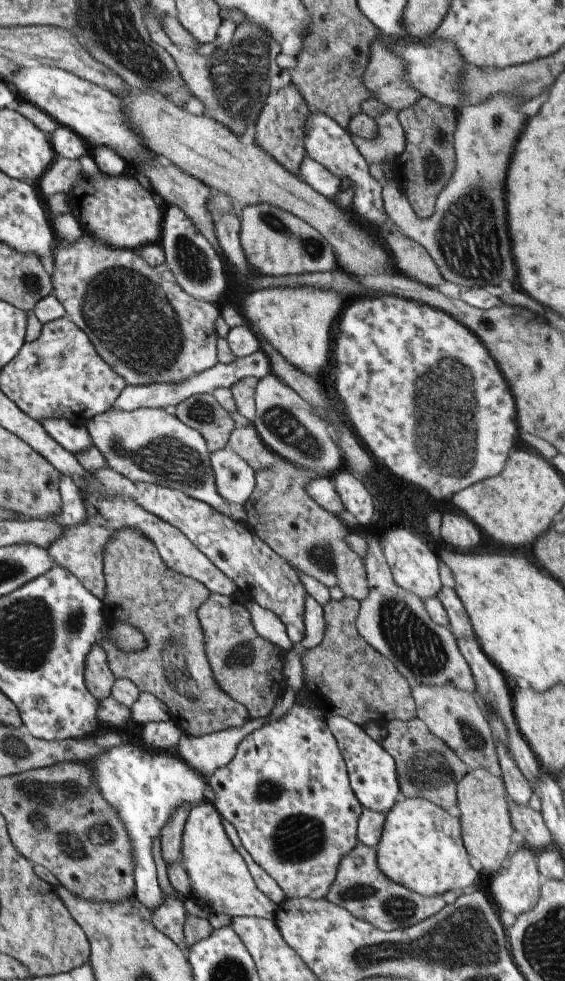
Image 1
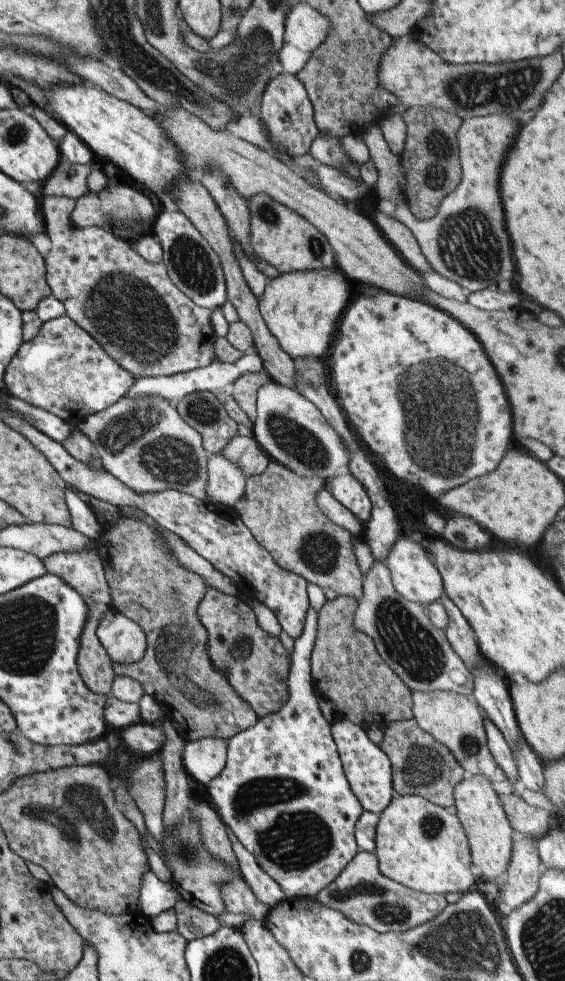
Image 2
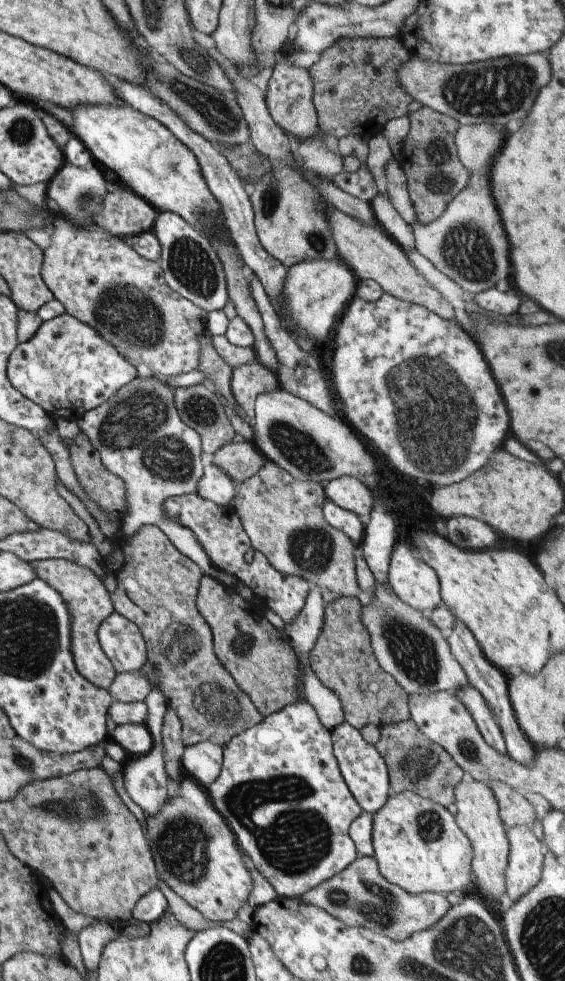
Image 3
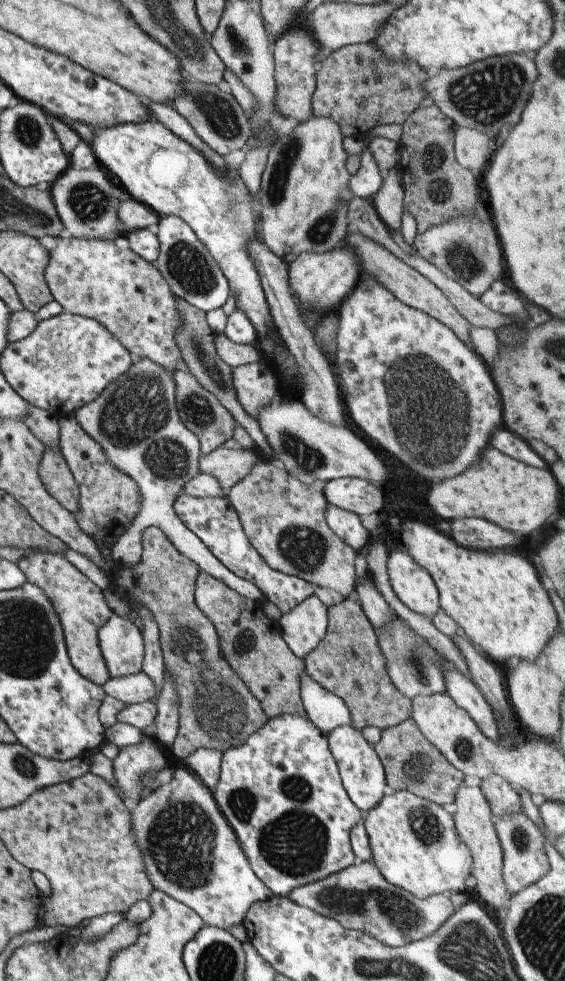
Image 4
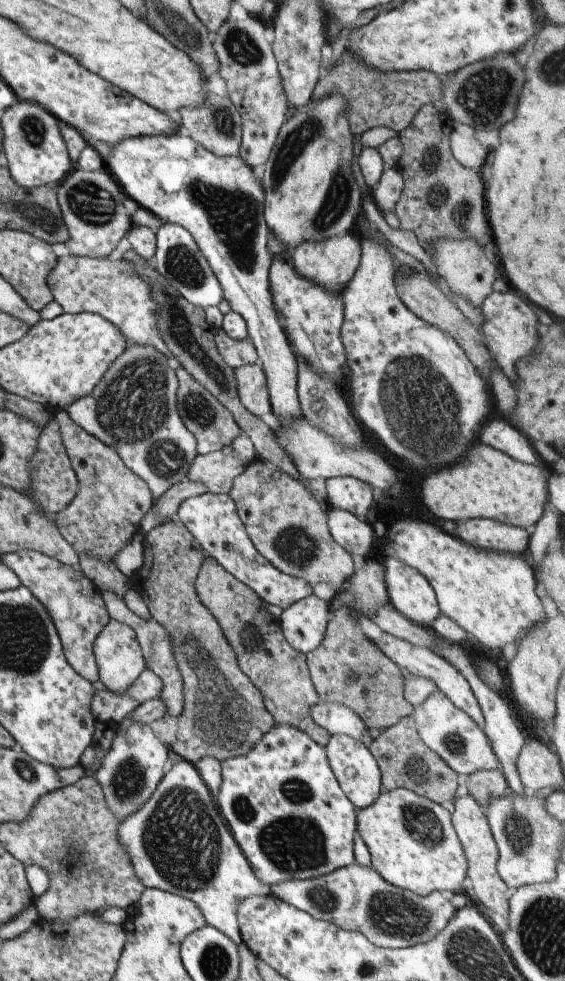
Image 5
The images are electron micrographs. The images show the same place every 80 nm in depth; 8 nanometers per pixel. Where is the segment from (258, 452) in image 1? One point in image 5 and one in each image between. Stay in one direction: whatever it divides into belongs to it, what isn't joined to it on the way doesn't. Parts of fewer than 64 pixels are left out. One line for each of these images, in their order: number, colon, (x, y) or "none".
2: (243, 452)
3: (239, 461)
4: (227, 466)
5: (215, 471)

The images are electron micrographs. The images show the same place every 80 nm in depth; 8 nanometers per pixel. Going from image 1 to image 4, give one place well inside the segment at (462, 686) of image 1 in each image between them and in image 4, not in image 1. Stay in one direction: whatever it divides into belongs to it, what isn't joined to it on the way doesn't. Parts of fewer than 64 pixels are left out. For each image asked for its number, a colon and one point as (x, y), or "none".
2: (417, 651)
3: (407, 646)
4: (413, 666)

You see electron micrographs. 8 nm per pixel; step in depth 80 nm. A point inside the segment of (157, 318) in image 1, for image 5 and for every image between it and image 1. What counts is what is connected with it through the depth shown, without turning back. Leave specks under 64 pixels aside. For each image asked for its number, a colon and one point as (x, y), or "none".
2: (129, 306)
3: (102, 282)
4: (92, 278)
5: (109, 288)

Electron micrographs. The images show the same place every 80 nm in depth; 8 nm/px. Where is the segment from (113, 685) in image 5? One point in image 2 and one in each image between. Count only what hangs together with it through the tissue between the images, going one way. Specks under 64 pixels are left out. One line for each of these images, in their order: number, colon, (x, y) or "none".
2: (123, 641)
3: (121, 641)
4: (119, 640)

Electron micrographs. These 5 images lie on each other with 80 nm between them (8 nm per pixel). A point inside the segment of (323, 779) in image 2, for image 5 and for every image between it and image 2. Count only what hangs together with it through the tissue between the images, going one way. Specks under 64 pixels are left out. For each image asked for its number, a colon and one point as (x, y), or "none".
3: (279, 789)
4: (280, 792)
5: (282, 805)

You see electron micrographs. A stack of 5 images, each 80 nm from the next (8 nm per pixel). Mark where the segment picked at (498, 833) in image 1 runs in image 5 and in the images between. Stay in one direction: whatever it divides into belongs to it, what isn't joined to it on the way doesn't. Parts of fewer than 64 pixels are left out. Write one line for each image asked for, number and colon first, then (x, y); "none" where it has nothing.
2: (478, 809)
3: (476, 815)
4: (473, 821)
5: (489, 894)

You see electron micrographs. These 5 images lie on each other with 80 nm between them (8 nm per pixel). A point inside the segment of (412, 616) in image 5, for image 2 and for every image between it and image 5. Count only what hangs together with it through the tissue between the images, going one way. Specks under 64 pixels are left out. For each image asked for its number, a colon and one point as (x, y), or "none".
2: (413, 575)
3: (413, 582)
4: (411, 584)

